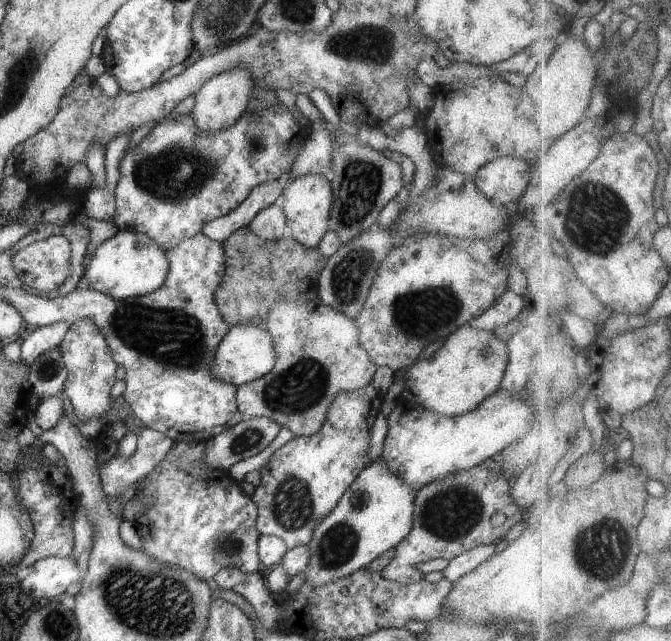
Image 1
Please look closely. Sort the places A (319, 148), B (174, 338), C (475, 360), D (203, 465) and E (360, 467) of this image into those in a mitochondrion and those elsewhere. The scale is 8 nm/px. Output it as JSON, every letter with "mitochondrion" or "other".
{"A":"other","B":"mitochondrion","C":"other","D":"other","E":"other"}

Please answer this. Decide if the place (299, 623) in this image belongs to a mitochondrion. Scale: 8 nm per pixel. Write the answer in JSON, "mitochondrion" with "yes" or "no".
{"mitochondrion":"no"}

